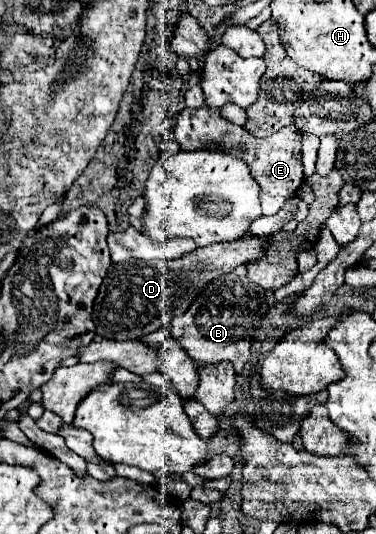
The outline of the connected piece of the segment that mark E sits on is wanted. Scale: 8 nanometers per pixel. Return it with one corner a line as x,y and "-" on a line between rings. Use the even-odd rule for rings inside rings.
200,106
200,108
184,108
178,114
174,136
182,146
182,150
198,150
198,148
208,148
208,144
216,144
218,150
222,150
224,154
248,162
252,176
260,184
262,214
266,216
276,214
286,204
286,200
296,196
298,188
302,186
304,174
302,174
302,154
300,154
300,132
294,124
282,128
270,138
256,138
244,126
226,120
218,108

